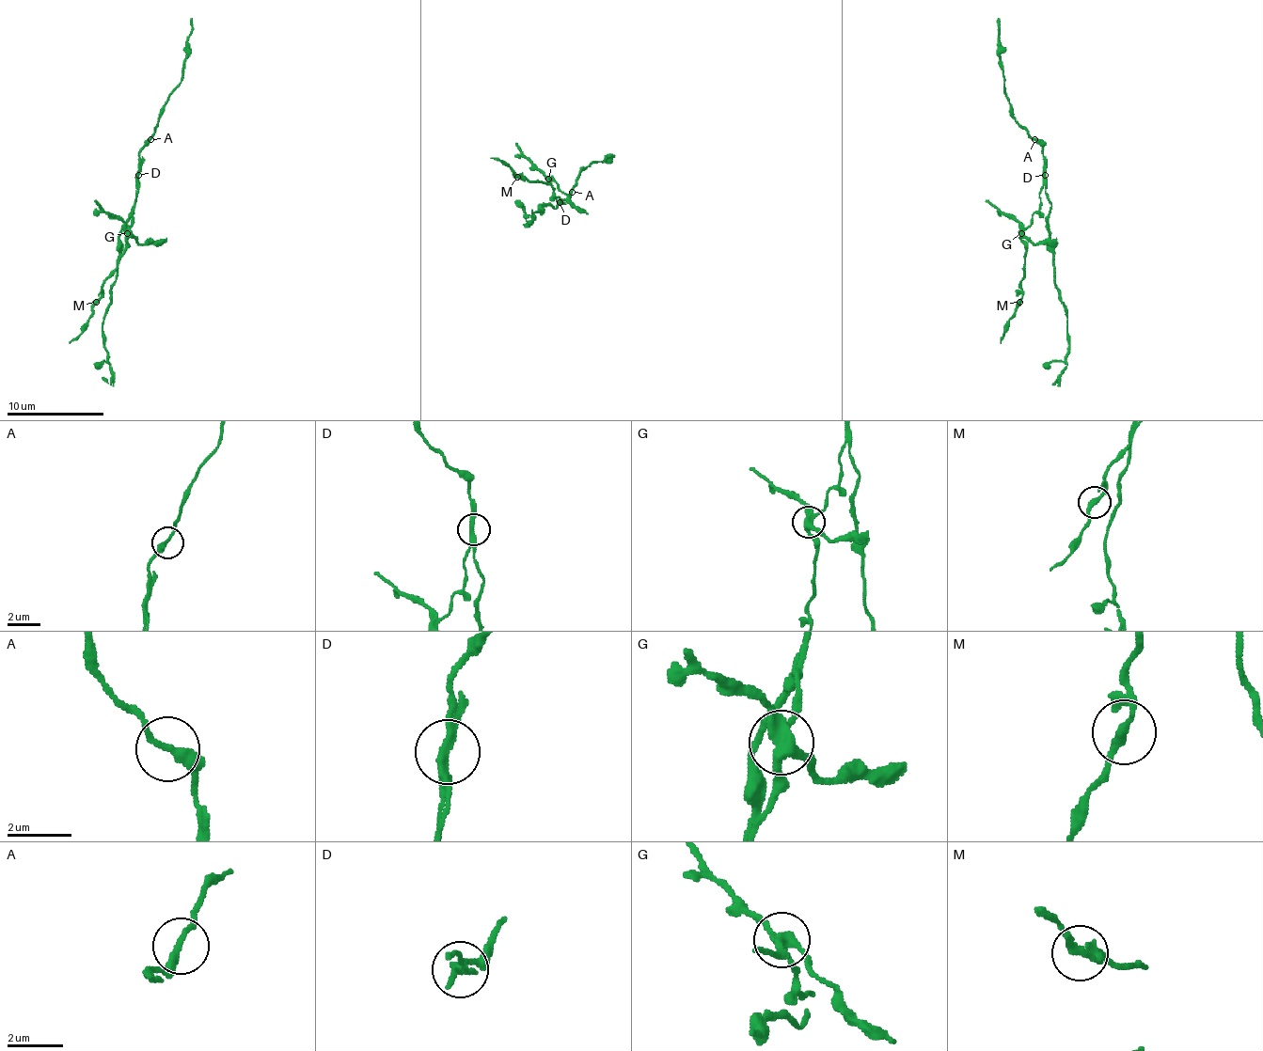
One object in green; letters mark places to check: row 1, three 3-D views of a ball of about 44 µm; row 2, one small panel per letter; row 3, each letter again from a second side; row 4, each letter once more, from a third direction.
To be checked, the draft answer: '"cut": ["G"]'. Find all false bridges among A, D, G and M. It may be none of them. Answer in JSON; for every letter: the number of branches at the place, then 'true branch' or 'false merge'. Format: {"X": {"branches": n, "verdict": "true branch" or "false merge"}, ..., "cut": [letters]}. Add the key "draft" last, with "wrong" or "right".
{"A": {"branches": 2, "verdict": "true branch"}, "D": {"branches": 2, "verdict": "false merge"}, "G": {"branches": 4, "verdict": "false merge"}, "M": {"branches": 2, "verdict": "true branch"}, "cut": ["D", "G"], "draft": "wrong"}

